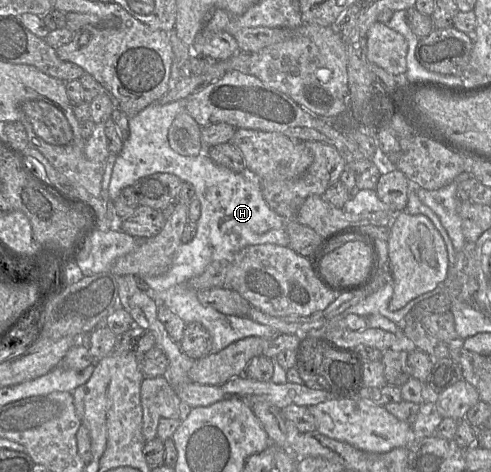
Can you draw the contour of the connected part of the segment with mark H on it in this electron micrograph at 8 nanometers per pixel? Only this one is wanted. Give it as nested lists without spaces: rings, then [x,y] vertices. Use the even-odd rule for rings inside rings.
[[[185,99],[165,105],[153,103],[129,118],[129,137],[123,141],[123,148],[116,156],[108,194],[114,201],[123,188],[133,186],[139,179],[155,173],[173,174],[194,187],[195,197],[201,206],[195,236],[190,242],[180,244],[164,274],[139,278],[147,283],[159,305],[167,307],[185,324],[197,322],[206,328],[212,338],[211,353],[217,353],[235,341],[254,336],[268,339],[279,332],[247,316],[226,315],[202,305],[198,301],[197,290],[188,286],[188,280],[202,274],[213,261],[231,258],[247,246],[267,243],[288,246],[289,238],[285,231],[286,219],[268,206],[261,192],[259,178],[248,176],[247,168],[242,173],[235,173],[217,165],[204,151],[202,144],[201,153],[197,156],[183,156],[170,148],[169,128],[183,111],[187,111]]]

